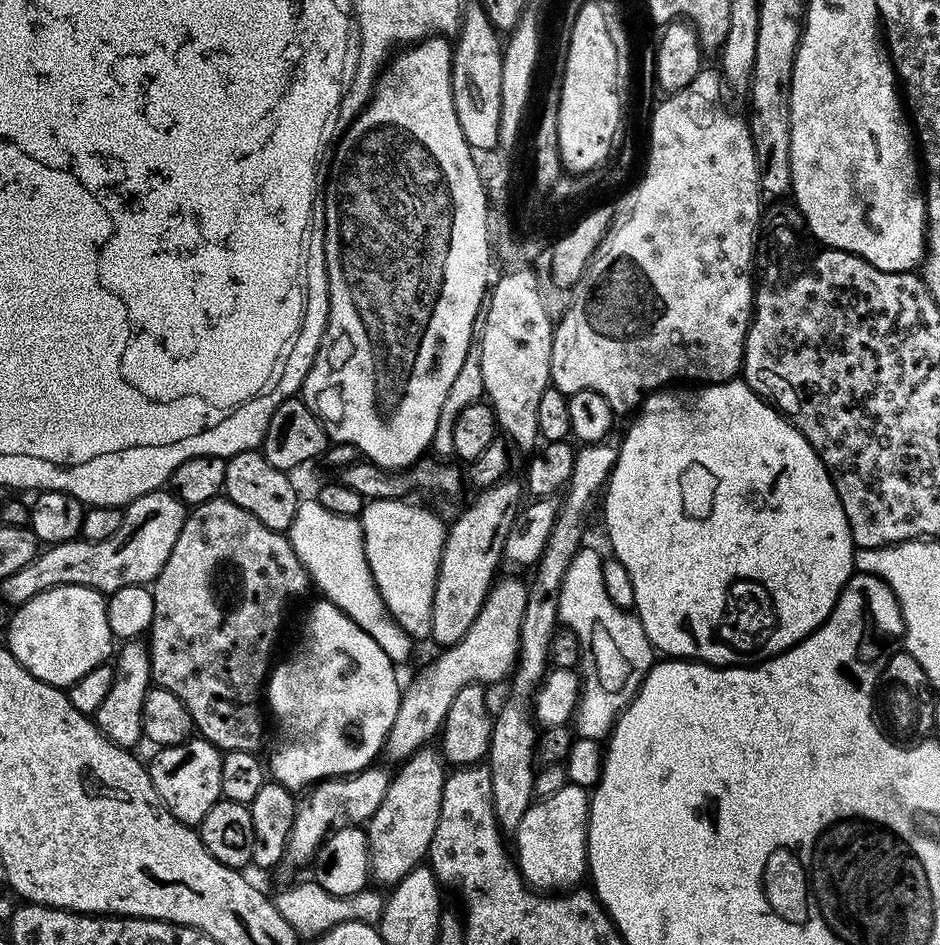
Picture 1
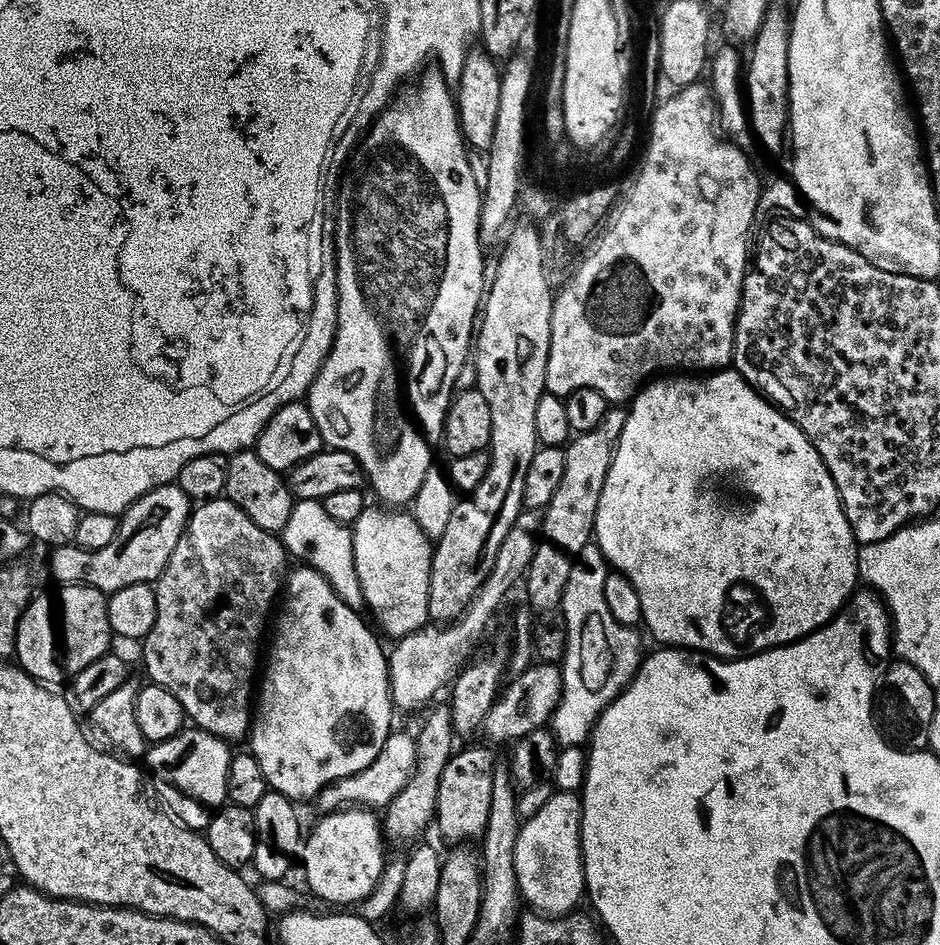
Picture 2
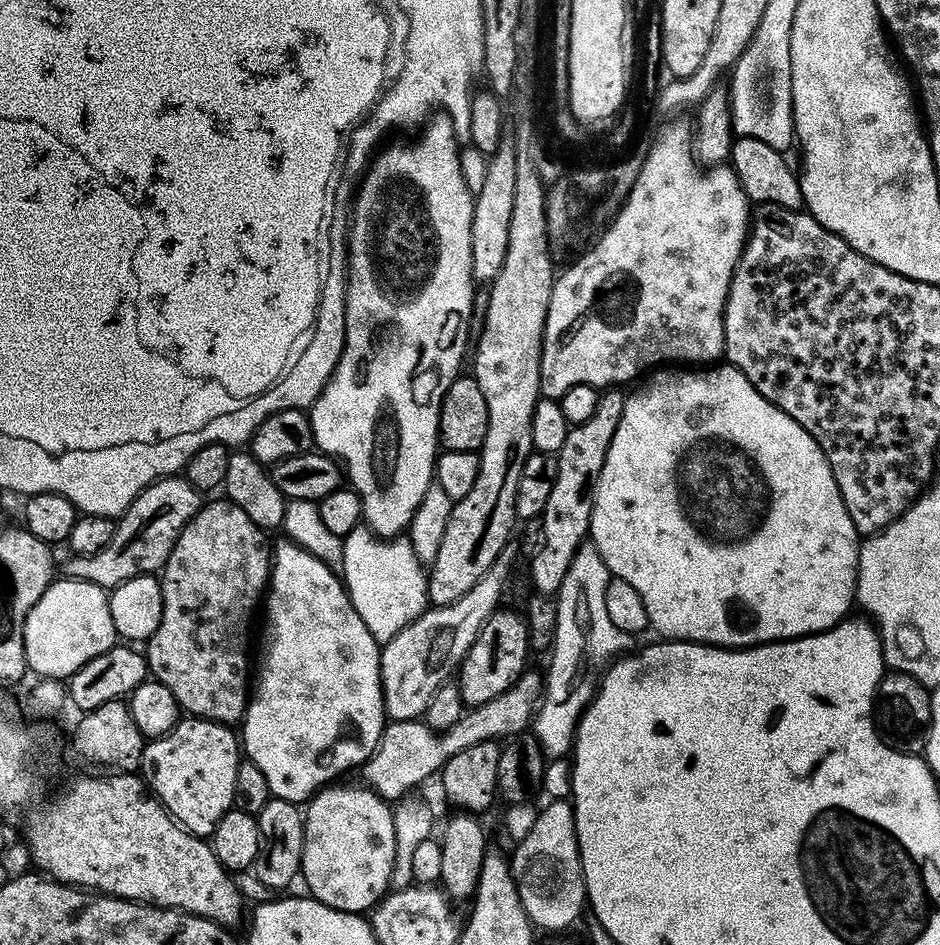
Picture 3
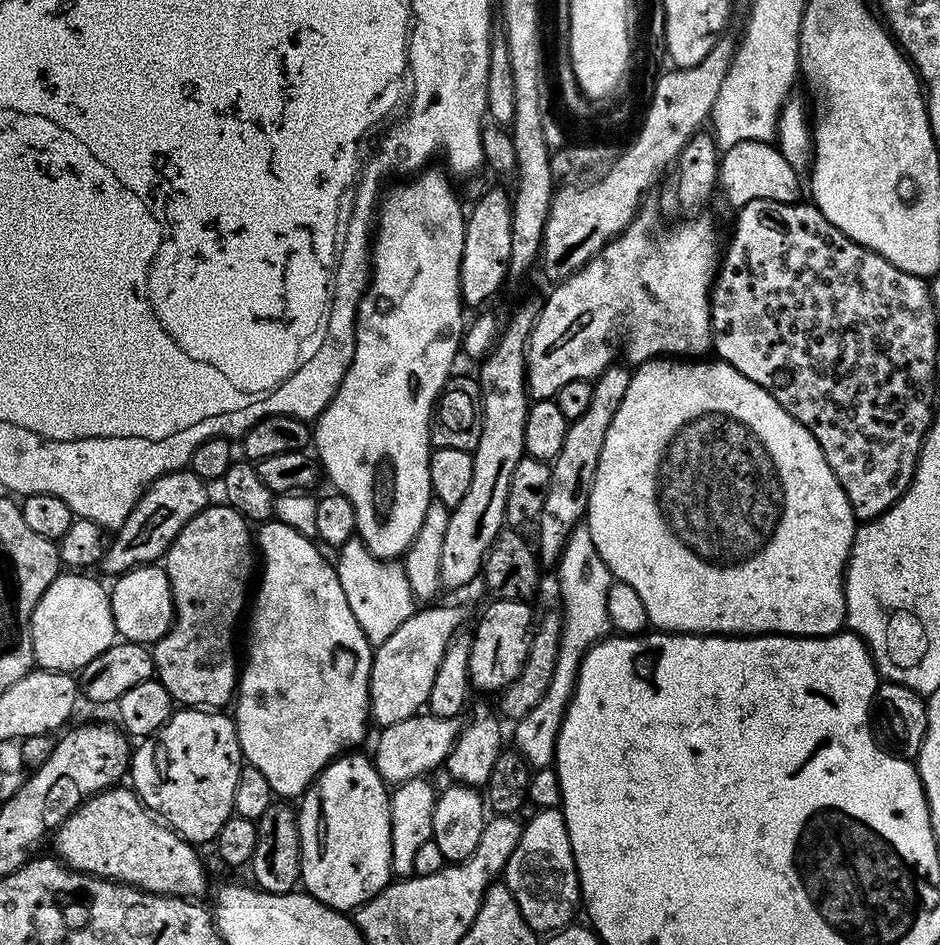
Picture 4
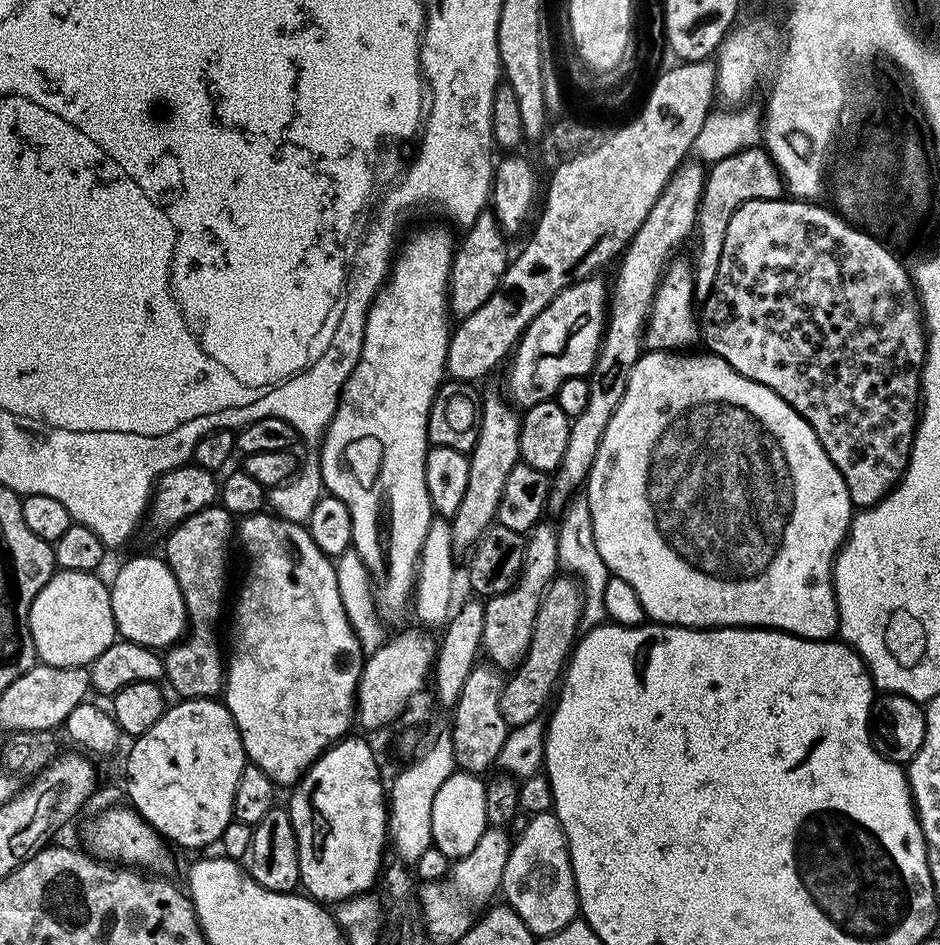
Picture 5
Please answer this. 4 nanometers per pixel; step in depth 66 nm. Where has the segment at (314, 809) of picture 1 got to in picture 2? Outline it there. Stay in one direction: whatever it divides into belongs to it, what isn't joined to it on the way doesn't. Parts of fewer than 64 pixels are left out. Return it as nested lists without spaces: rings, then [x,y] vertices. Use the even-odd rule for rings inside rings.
[[[393,730],[388,733],[382,750],[378,750],[378,758],[374,758],[374,762],[370,762],[370,766],[366,766],[366,770],[341,780],[332,781],[320,791],[319,796],[315,797],[314,804],[317,804],[321,808],[319,811],[324,814],[335,812],[341,806],[363,806],[369,810],[383,810],[395,798],[398,790],[402,790],[402,786],[406,786],[415,765],[415,739],[404,732]]]

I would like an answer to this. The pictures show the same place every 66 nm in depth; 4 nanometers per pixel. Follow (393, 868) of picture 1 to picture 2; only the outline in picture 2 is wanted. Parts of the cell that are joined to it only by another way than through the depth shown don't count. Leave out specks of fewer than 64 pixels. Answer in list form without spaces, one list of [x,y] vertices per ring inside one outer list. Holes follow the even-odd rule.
[[[433,703],[427,709],[428,717],[420,728],[420,733],[415,733],[416,765],[402,790],[393,798],[387,808],[382,812],[382,831],[387,843],[408,844],[419,841],[424,832],[424,827],[433,823],[436,815],[436,799],[438,798],[438,778],[442,778],[442,769],[454,751],[454,733],[452,731],[452,710],[447,703]]]

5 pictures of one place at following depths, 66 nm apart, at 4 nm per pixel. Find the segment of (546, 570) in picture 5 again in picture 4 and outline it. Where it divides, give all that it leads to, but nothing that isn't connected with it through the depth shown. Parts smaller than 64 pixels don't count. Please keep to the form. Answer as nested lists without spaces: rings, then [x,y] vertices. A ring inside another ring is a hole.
[[[496,598],[493,604],[485,606],[476,629],[470,632],[472,646],[468,683],[475,691],[477,688],[480,692],[499,693],[522,674],[534,631],[531,607],[531,603],[509,598]]]

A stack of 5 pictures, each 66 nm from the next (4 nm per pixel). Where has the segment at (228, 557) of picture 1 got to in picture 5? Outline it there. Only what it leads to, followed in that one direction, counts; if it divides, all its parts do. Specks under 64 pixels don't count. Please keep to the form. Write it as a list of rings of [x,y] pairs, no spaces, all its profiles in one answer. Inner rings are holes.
[[[222,506],[203,508],[167,533],[165,540],[168,541],[162,559],[177,579],[188,619],[183,637],[163,653],[164,680],[169,689],[177,692],[177,697],[216,698],[224,691],[226,656],[223,651],[220,653],[215,624],[224,612],[224,595],[228,592],[228,547],[234,544],[234,517]]]

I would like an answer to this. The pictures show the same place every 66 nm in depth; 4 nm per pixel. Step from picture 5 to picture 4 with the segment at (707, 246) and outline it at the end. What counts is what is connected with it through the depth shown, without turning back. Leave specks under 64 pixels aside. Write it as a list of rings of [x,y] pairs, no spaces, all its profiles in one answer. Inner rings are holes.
[[[738,142],[738,146],[730,146],[723,149],[720,158],[720,179],[718,181],[719,191],[724,191],[724,200],[732,207],[739,210],[744,204],[755,200],[769,200],[770,202],[782,202],[783,204],[795,204],[801,199],[800,196],[801,173],[780,153],[775,143],[766,142]]]

